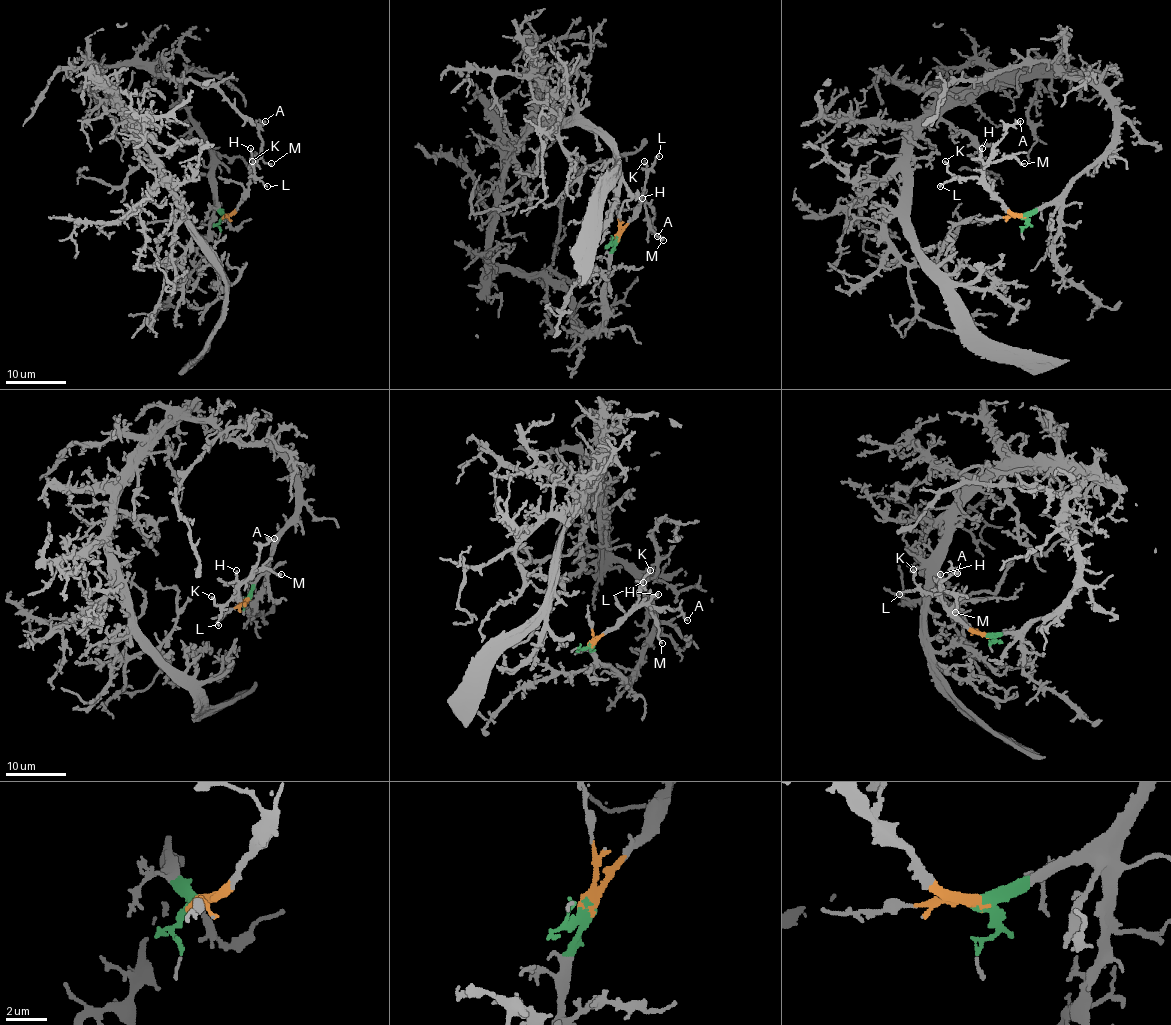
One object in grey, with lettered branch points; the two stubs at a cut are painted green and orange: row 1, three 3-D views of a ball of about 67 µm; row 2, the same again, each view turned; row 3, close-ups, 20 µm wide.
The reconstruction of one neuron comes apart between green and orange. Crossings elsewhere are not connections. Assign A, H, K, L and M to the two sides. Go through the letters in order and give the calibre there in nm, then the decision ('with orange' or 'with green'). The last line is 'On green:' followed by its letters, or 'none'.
A: calibre 110 nm; with orange
H: calibre 160 nm; with orange
K: calibre 180 nm; with orange
L: calibre 120 nm; with orange
M: calibre 200 nm; with orange
On green: none

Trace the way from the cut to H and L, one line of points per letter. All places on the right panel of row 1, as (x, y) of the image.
H: (1021, 216), (1015, 216), (985, 182), (982, 149)
L: (1021, 216), (1015, 216), (978, 179), (946, 180), (940, 186)

